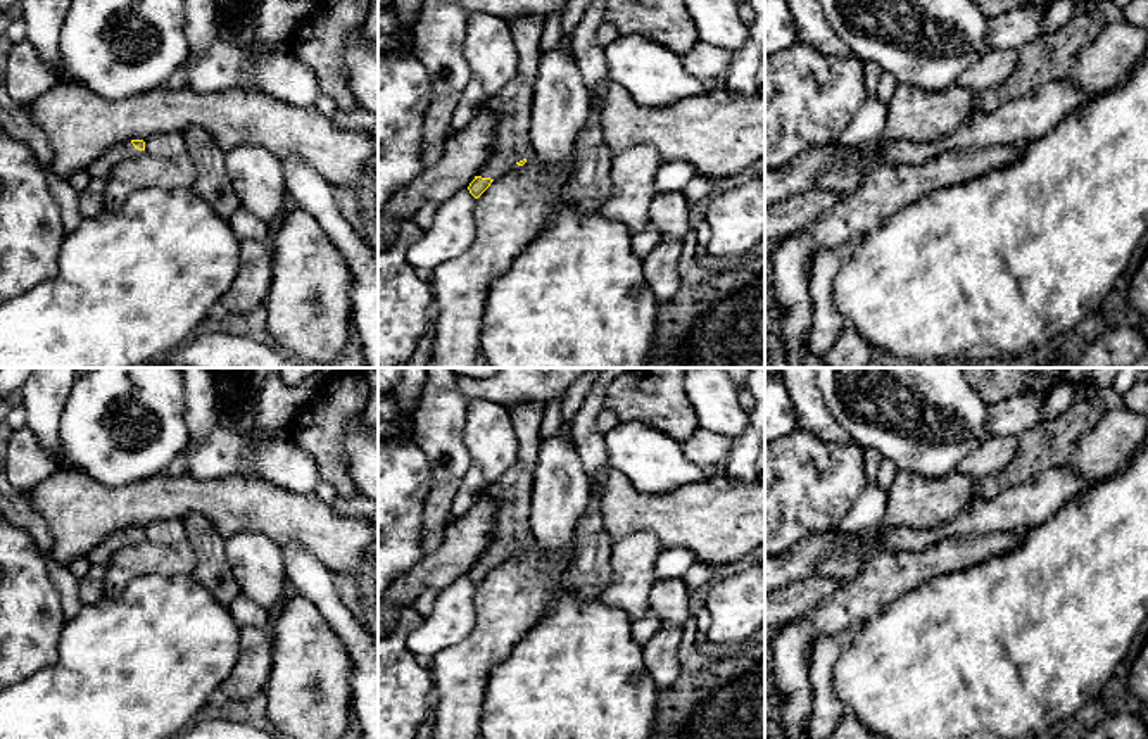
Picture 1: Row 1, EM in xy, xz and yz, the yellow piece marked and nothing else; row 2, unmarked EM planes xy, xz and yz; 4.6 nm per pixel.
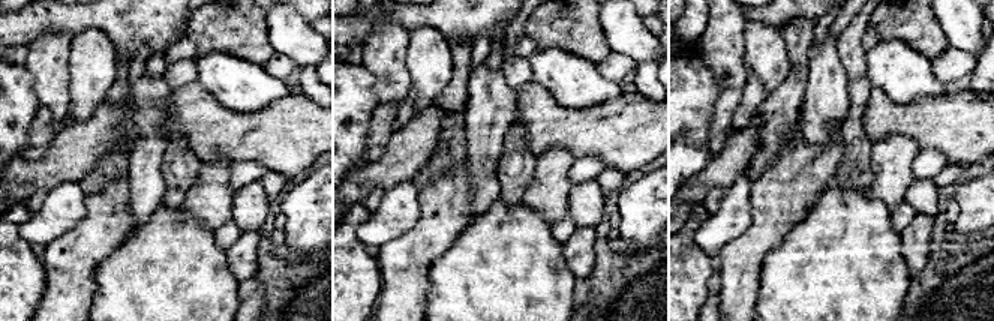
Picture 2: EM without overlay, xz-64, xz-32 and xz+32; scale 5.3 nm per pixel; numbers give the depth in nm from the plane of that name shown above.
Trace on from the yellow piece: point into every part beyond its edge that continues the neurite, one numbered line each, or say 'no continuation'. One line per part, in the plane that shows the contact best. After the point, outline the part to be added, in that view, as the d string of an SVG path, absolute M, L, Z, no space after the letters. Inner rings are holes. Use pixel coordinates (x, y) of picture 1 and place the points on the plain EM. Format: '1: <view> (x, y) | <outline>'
1: xy (100, 555) | M119 528L104 539L88 553L91 565L107 566L112 554L124 546L143 542L147 537L138 537L131 528Z

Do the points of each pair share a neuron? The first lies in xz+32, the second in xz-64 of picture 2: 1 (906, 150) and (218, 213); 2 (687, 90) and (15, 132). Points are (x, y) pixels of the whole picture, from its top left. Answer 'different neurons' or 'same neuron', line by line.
1: same neuron
2: same neuron

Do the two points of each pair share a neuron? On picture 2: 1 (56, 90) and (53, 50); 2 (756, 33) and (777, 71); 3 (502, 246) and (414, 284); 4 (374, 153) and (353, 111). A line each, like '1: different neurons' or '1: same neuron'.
1: same neuron
2: same neuron
3: different neurons
4: different neurons

